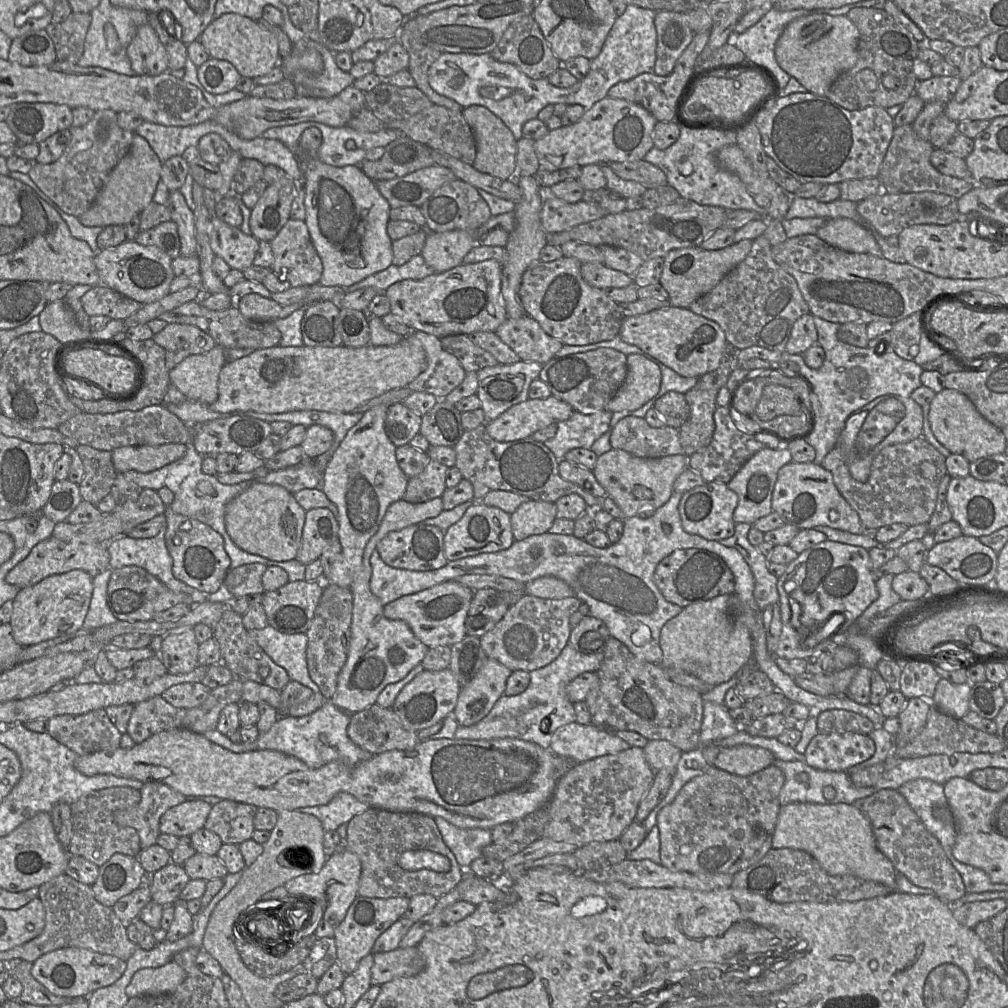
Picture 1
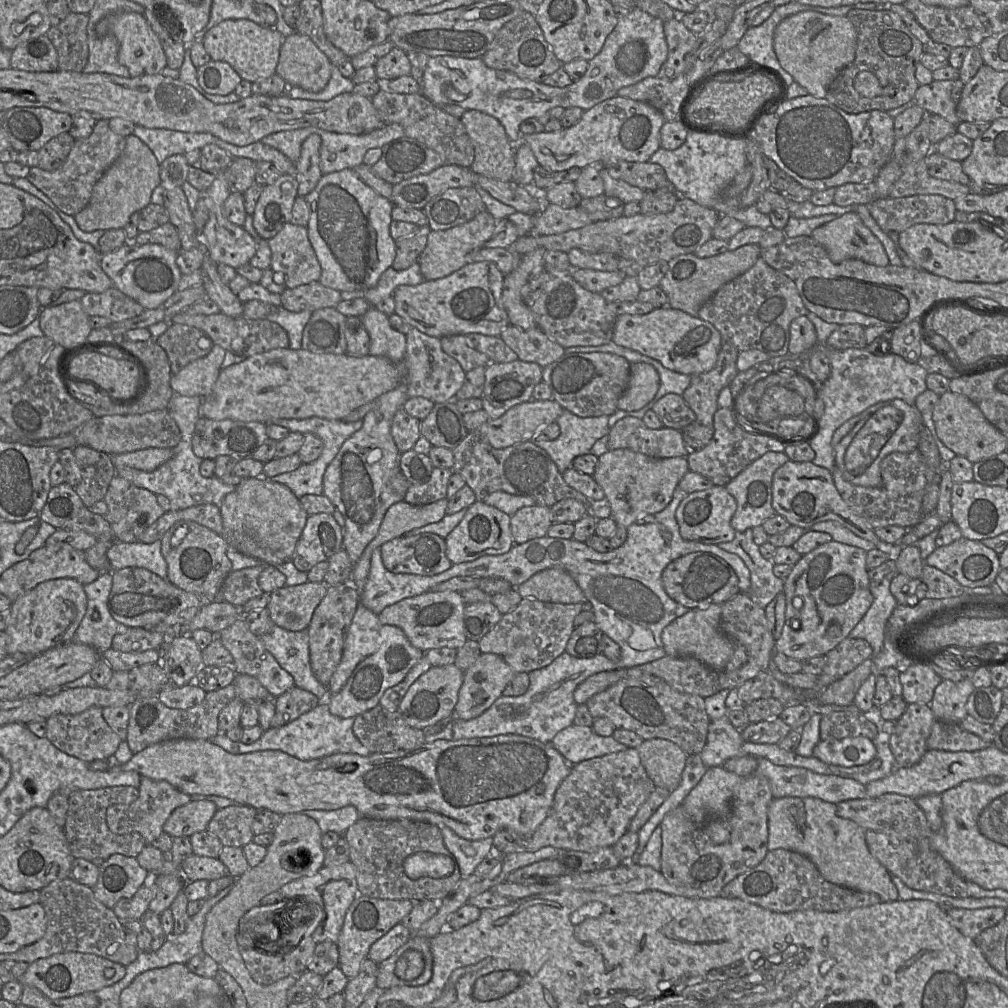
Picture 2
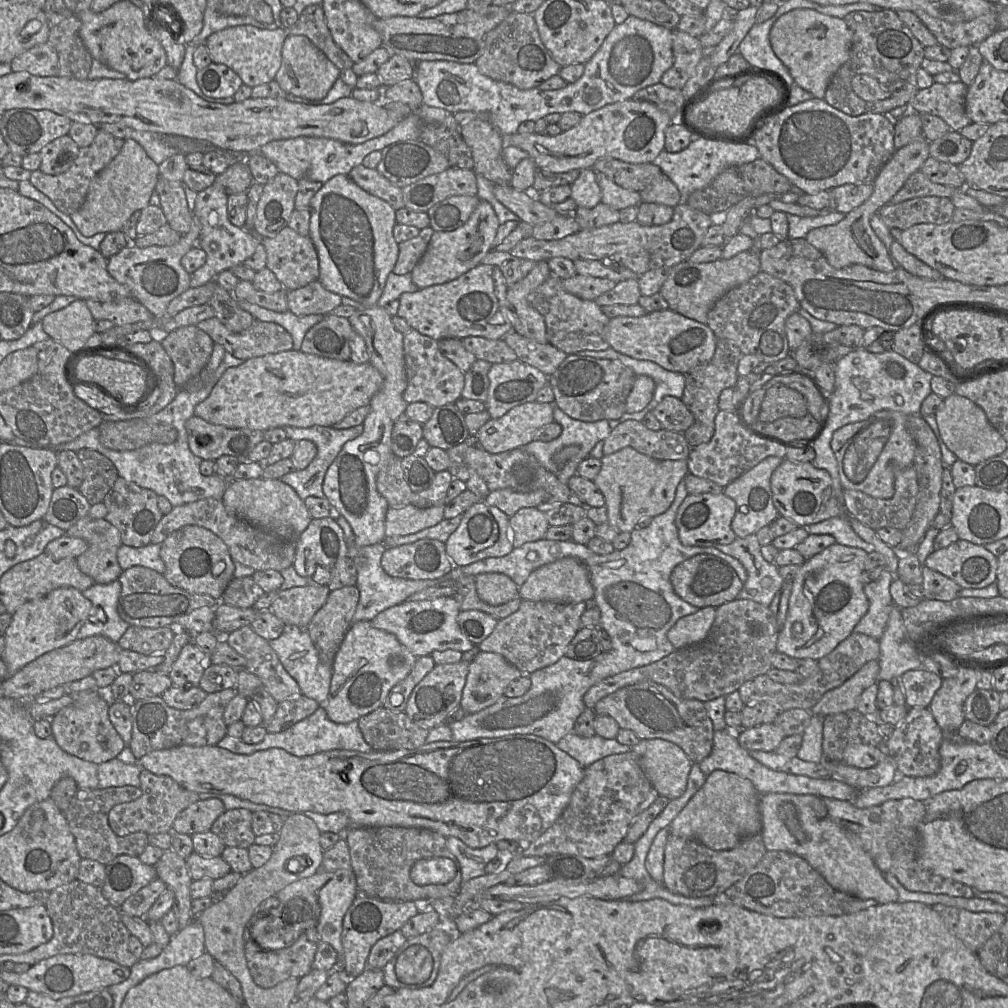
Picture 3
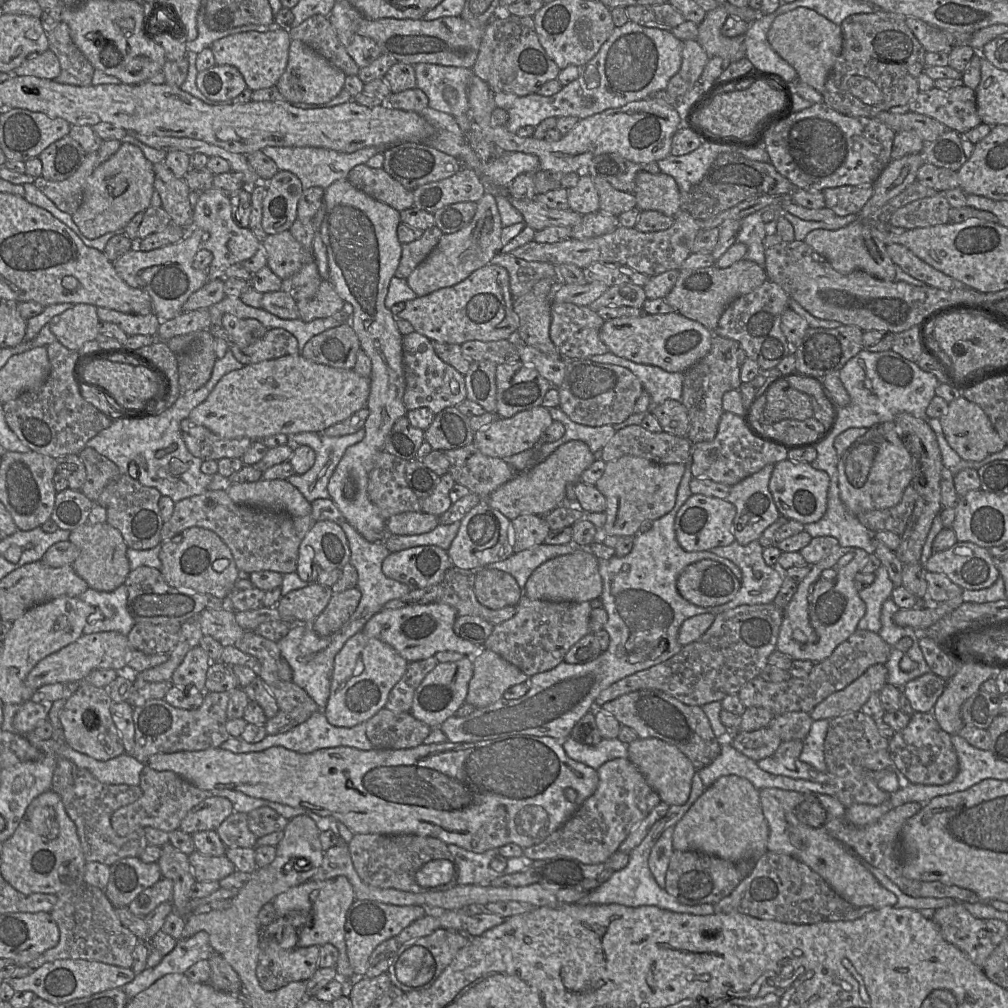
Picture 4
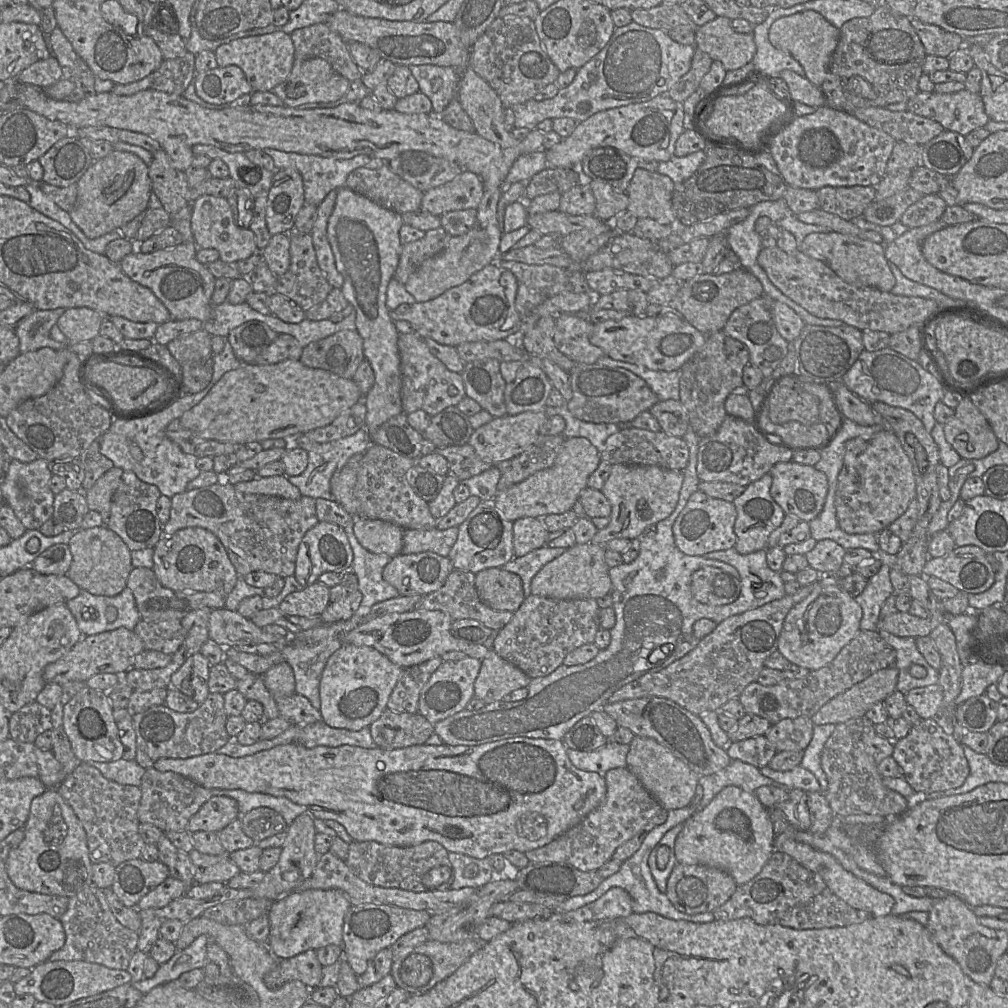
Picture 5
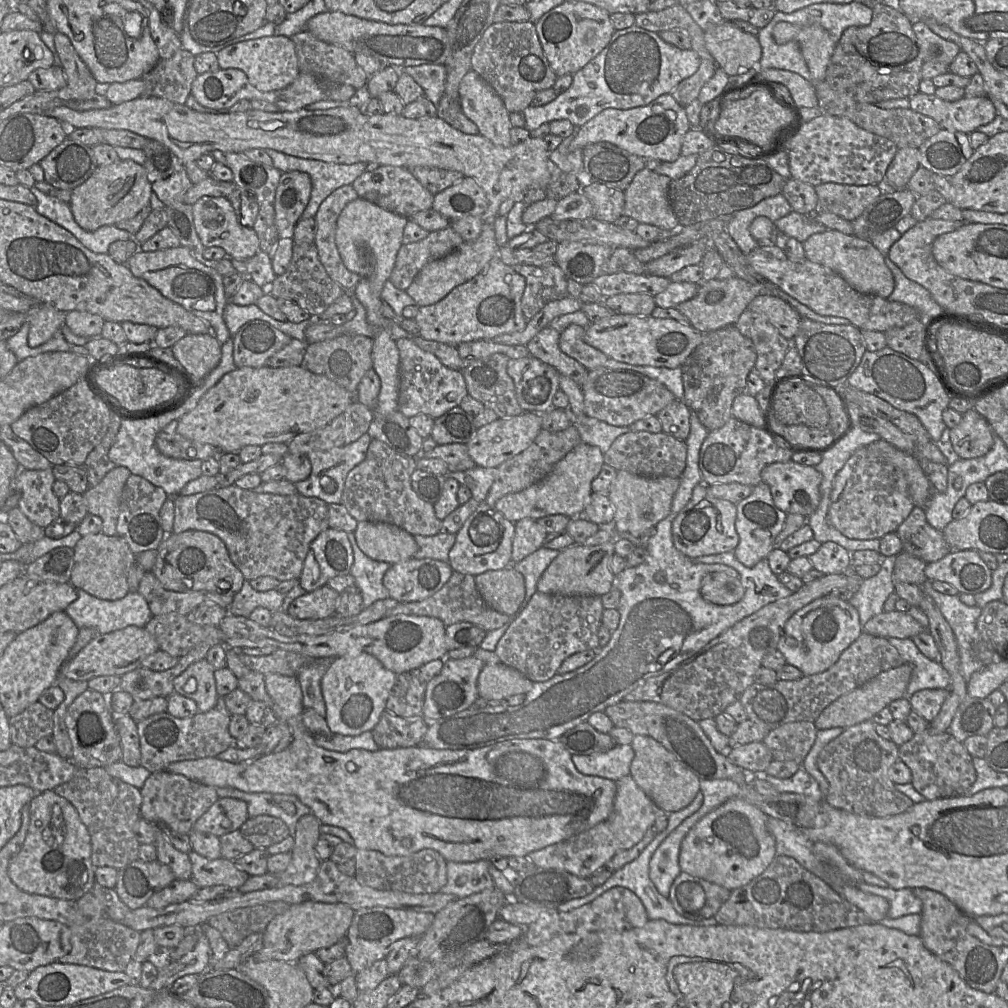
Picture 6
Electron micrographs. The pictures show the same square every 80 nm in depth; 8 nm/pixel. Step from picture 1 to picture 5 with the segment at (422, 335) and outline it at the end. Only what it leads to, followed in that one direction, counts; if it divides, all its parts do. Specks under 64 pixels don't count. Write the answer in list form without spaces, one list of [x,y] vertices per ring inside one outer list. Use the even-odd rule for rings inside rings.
[[[400,334],[398,338],[398,348],[401,358],[401,400],[403,413],[410,414],[417,410],[424,410],[431,417],[436,416],[448,407],[456,406],[466,396],[465,385],[461,374],[450,371],[437,357],[430,351],[424,339],[418,334]],[[450,386],[455,386],[458,389],[456,396],[450,396],[448,389]]]

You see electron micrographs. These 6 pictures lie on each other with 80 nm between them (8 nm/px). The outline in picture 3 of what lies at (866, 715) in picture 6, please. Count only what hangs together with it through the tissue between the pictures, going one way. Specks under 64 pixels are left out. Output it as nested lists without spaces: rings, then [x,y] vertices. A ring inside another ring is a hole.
[[[878,660],[867,662],[841,686],[827,691],[810,710],[811,715],[828,716],[855,710],[863,691],[879,681]]]

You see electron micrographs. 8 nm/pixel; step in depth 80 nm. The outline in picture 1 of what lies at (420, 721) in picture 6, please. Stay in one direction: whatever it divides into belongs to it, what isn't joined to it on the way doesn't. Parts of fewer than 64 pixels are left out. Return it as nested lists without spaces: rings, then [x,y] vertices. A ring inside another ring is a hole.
[[[377,703],[351,715],[347,734],[356,745],[373,755],[390,750],[411,750],[420,743],[417,732],[406,729],[391,708]]]

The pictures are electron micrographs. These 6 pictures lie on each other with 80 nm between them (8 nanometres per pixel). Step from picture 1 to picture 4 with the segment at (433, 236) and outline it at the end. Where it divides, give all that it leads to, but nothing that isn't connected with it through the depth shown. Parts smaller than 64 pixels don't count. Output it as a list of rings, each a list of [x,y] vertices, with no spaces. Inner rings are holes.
[[[484,193],[476,204],[476,213],[469,224],[457,232],[443,234],[429,256],[407,278],[409,287],[418,297],[458,284],[475,270],[490,264],[499,252],[502,224],[495,197]]]

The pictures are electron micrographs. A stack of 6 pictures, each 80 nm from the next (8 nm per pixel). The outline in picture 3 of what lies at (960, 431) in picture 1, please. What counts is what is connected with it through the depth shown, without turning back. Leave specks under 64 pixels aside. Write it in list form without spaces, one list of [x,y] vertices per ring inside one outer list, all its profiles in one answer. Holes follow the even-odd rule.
[[[956,393],[943,399],[935,413],[940,436],[956,457],[973,466],[998,455],[1007,449],[1004,437],[989,422],[985,412],[970,399]]]

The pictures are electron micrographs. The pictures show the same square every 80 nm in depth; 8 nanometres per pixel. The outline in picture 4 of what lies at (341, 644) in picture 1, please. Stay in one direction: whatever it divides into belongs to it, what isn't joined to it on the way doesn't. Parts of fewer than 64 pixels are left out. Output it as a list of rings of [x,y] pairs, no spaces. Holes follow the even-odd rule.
[[[351,588],[331,596],[325,609],[310,624],[319,636],[329,636],[344,625],[356,610],[361,599],[359,589]]]

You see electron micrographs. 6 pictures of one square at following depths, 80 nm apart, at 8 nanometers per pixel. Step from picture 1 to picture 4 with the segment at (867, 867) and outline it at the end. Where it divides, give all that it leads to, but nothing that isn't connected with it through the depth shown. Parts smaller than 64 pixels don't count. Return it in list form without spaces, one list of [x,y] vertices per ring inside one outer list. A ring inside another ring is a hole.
[[[764,788],[759,792],[769,827],[767,851],[784,853],[803,862],[818,873],[839,896],[855,906],[880,909],[896,905],[897,896],[879,883],[856,854],[823,827],[812,827],[802,820],[798,808],[806,800],[805,794],[777,788]]]

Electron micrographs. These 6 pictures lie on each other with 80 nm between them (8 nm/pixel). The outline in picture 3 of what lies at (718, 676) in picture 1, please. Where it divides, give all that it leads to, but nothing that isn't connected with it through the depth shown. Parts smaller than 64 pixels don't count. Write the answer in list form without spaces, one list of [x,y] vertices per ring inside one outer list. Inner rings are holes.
[[[705,607],[680,618],[667,633],[675,650],[703,641],[715,620],[716,610],[714,607]]]

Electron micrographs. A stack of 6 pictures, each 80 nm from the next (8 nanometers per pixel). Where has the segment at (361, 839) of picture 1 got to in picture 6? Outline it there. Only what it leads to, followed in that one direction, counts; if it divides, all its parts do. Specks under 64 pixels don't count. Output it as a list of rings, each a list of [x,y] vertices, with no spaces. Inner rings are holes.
[[[426,848],[407,856],[386,856],[379,851],[358,849],[355,879],[377,890],[409,894],[433,894],[447,883],[447,861],[437,851]]]

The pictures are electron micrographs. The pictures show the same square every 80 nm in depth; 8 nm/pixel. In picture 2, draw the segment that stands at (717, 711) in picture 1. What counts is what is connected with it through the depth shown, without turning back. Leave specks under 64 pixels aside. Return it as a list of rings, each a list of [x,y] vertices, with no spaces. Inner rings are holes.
[[[727,715],[711,720],[701,759],[707,768],[723,766],[730,758],[746,755],[741,748],[743,742],[741,731],[731,724]]]

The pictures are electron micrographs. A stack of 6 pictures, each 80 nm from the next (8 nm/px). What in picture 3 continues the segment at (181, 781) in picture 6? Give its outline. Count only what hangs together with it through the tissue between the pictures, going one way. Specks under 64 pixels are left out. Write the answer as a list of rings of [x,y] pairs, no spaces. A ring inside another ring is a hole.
[[[146,769],[140,772],[141,796],[131,802],[115,805],[109,812],[108,822],[118,836],[142,831],[148,835],[171,832],[180,812],[200,800],[199,794],[185,789],[169,776],[156,775]]]

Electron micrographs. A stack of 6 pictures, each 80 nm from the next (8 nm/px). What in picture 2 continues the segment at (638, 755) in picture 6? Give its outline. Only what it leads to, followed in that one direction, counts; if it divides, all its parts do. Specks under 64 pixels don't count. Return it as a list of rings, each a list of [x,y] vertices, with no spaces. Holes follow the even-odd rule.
[[[654,738],[643,740],[635,749],[656,787],[663,787],[672,792],[679,786],[688,754],[675,743]]]

